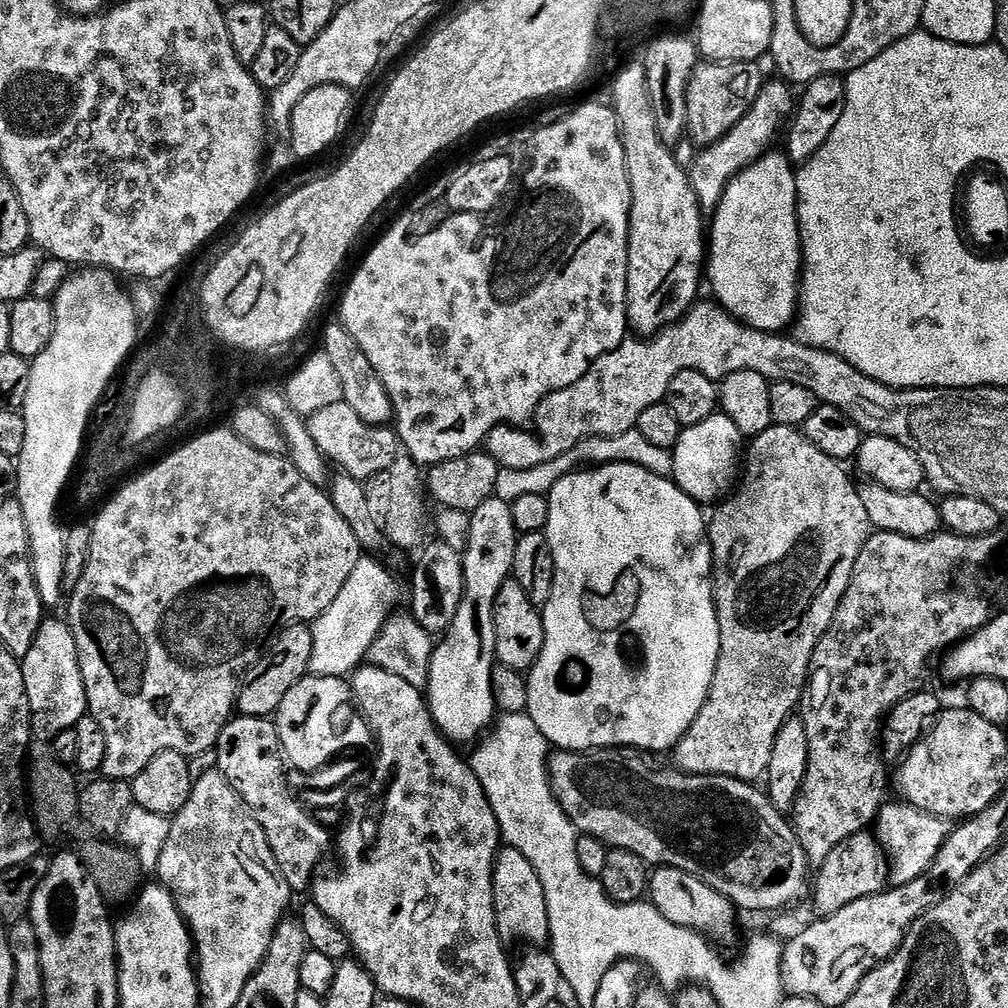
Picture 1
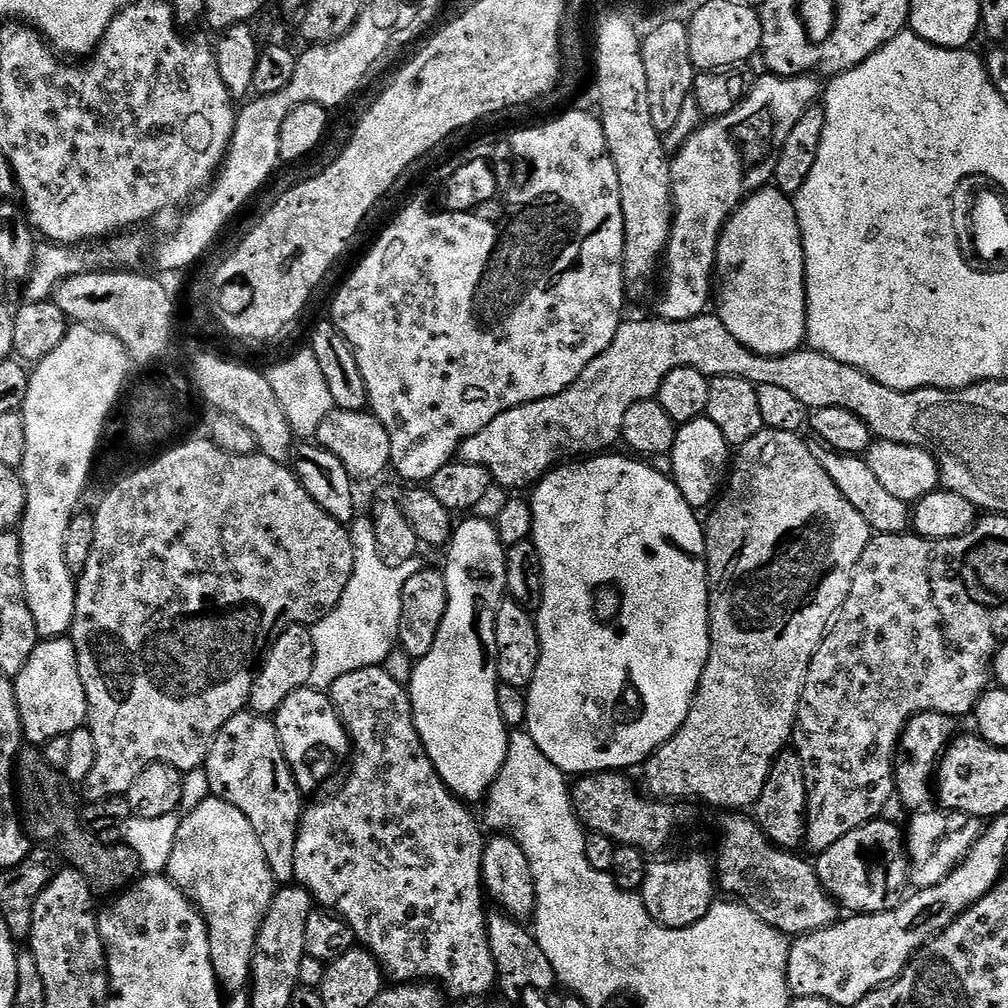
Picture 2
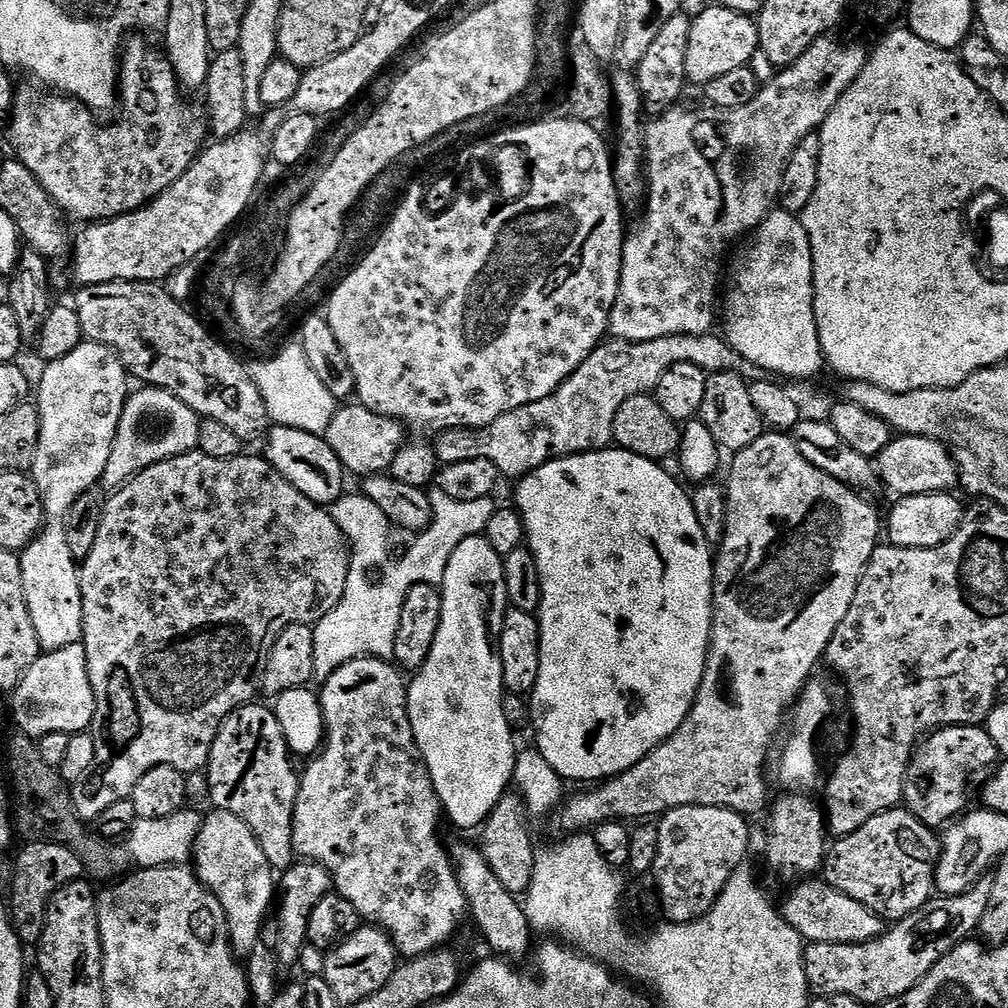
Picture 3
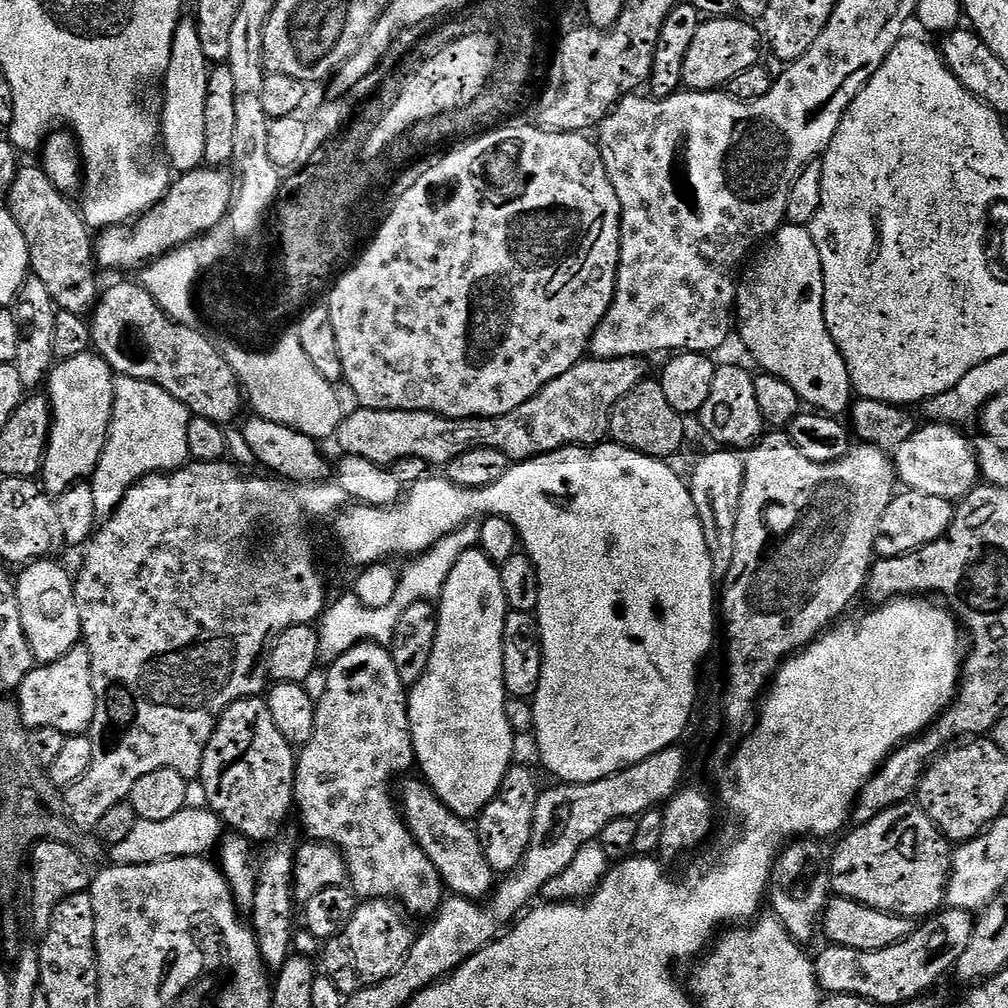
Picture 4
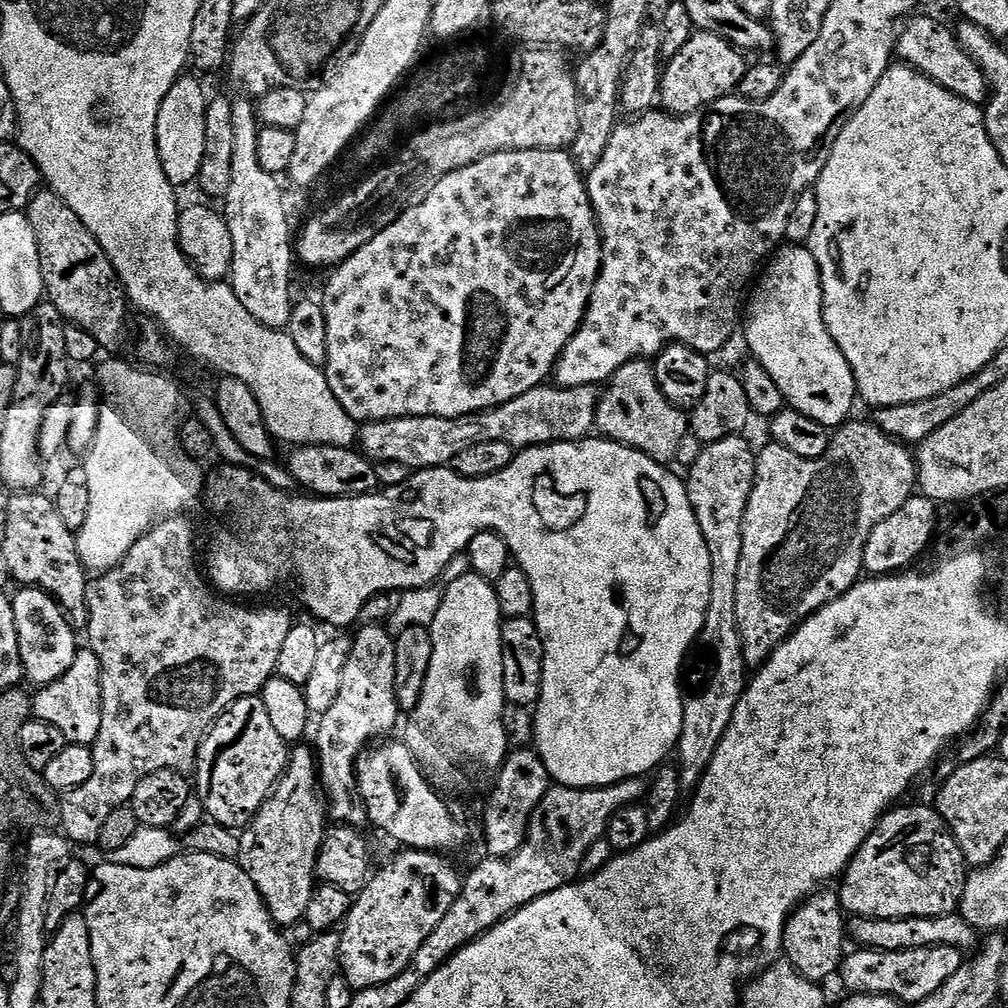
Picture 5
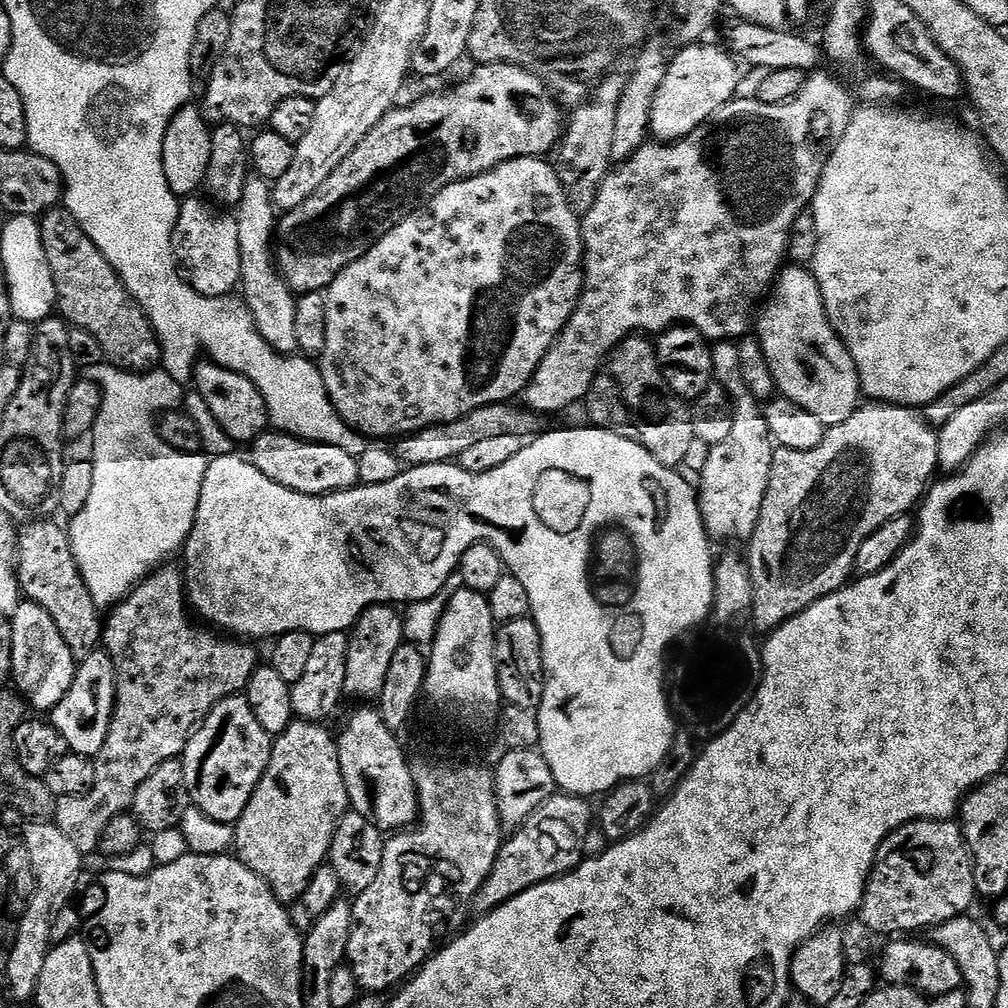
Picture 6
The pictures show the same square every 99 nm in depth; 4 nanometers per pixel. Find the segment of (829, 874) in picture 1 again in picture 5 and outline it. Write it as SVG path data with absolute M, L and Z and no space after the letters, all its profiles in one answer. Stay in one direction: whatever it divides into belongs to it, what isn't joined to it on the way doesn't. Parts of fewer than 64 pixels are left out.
M912 804L909 808L900 807L904 806L896 806L885 812L884 817L876 824L876 829L854 854L839 881L840 905L849 917L897 920L951 916L957 911L970 868L964 863L964 855L954 834L936 813L935 807L923 808L920 804Z

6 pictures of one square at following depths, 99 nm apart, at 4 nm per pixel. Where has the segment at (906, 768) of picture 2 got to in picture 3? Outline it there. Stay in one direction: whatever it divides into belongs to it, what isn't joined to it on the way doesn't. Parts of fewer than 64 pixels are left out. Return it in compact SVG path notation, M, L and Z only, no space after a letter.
M955 724L929 732L912 751L912 761L904 779L903 807L927 828L943 829L969 811L968 783L972 775L983 768L991 769L1000 759L1001 754L994 746L987 727Z

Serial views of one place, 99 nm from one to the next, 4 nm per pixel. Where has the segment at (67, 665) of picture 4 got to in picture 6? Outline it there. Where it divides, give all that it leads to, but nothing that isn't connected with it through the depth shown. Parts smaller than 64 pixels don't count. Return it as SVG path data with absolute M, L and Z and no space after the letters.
M97 650L90 654L90 658L79 661L74 682L70 690L66 690L66 698L62 698L58 706L54 706L50 722L56 727L58 734L66 738L69 752L95 758L106 742L115 705L116 667L108 652Z

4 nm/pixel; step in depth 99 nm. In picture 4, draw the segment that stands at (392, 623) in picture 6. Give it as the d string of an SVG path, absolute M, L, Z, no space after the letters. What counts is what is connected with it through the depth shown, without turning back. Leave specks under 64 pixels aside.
M359 644L354 646L346 654L342 654L337 660L331 661L327 665L328 677L324 680L324 693L316 700L316 717L314 718L314 734L308 739L308 743L299 749L296 761L296 790L294 793L294 808L300 811L300 824L304 827L304 832L309 841L322 844L331 844L344 855L344 861L348 867L347 883L361 901L387 900L402 906L405 913L413 912L416 916L431 917L439 909L446 899L446 889L444 879L438 874L434 862L421 850L420 844L416 841L412 832L408 829L408 823L404 821L404 814L401 805L398 803L398 796L392 793L392 783L399 776L407 777L408 771L417 767L416 751L414 742L410 734L410 722L408 721L408 692L398 678L398 670L394 670L394 658L391 651L382 644Z

